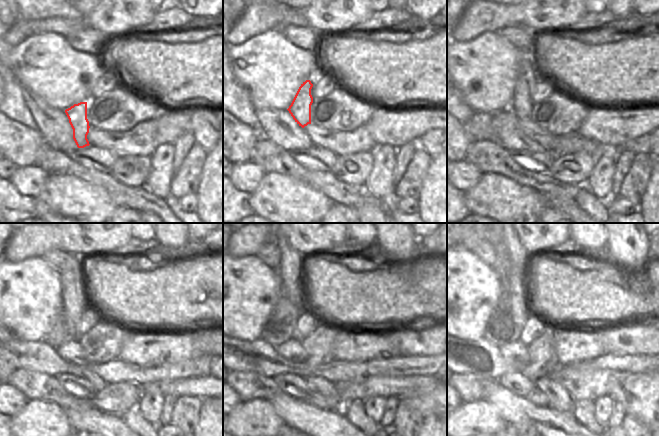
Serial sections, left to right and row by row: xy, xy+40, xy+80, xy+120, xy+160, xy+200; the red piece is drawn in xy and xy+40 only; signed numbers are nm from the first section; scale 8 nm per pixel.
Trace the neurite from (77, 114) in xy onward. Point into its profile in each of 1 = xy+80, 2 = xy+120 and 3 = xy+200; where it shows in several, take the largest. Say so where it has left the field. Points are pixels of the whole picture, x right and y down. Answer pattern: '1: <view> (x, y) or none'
1: xy+80 (522, 103)
2: xy+120 (72, 291)
3: xy+200 (518, 253)

